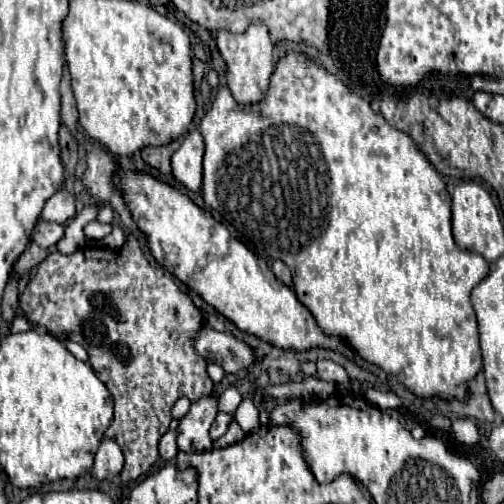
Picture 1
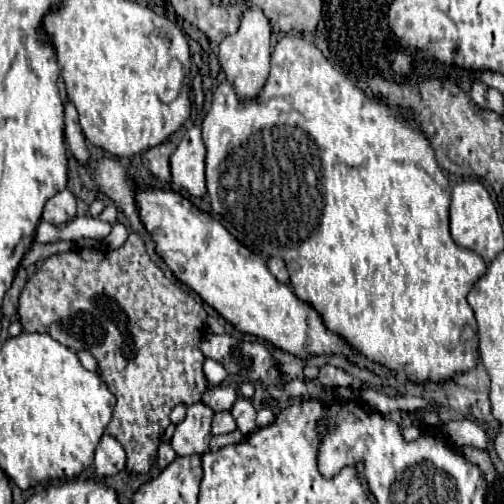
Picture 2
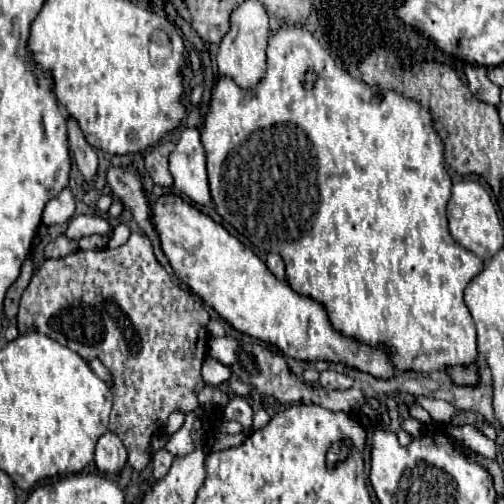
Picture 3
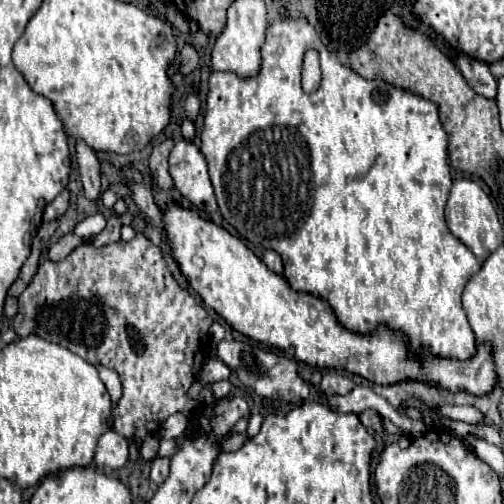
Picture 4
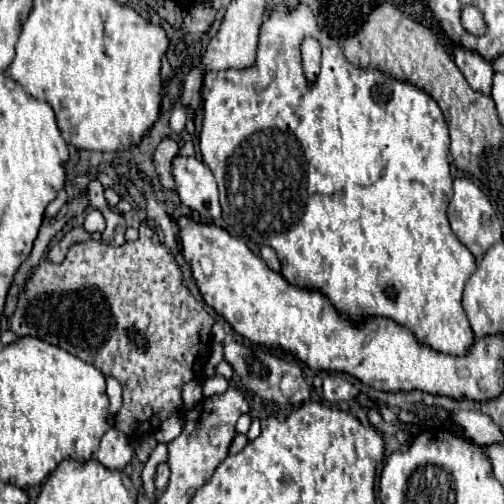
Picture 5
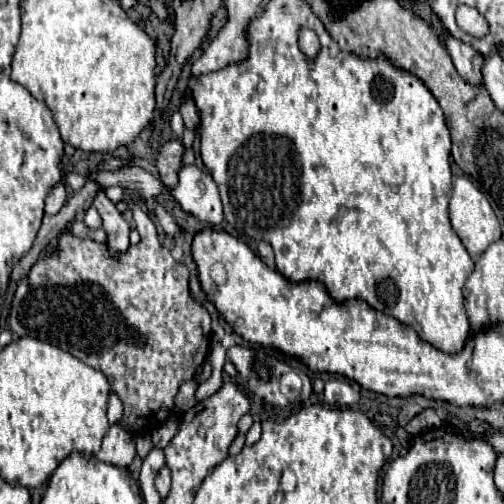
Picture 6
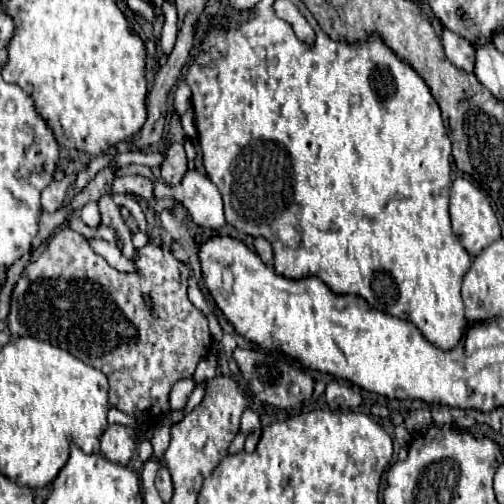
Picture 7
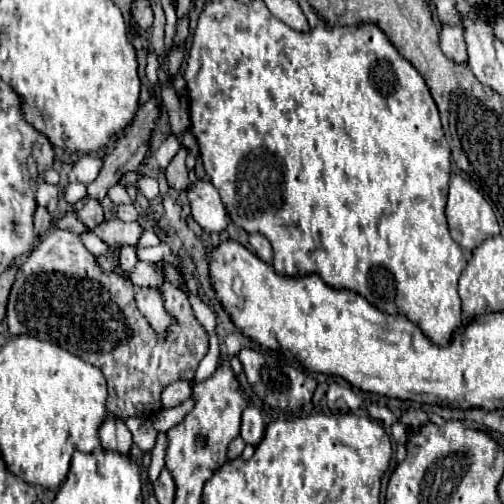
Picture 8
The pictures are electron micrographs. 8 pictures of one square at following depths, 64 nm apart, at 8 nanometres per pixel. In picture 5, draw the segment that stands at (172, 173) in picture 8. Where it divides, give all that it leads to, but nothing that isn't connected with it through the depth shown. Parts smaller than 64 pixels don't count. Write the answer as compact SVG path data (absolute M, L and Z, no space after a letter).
M172 138L162 140L154 150L154 168L160 176L160 184L166 190L174 190L174 186L176 186L172 180L172 172L170 172L172 170L172 156L176 156L176 152L180 152L180 146Z

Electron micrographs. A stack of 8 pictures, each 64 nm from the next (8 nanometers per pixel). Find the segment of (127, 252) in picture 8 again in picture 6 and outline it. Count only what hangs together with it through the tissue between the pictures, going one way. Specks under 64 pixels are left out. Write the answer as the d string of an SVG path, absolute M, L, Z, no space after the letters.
M98 190L96 196L94 196L94 206L96 210L100 212L102 220L104 220L104 230L108 234L108 246L112 250L118 250L118 252L124 252L124 248L130 246L128 242L128 234L130 234L130 226L128 222L124 220L124 216L118 212L116 204L112 204L104 190Z

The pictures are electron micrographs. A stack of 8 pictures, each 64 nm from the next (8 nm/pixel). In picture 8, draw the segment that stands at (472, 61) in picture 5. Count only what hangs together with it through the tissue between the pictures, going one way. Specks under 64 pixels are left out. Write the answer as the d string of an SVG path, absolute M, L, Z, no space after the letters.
M442 26L440 48L456 64L464 64L468 60L464 34L462 34L462 30L458 26Z

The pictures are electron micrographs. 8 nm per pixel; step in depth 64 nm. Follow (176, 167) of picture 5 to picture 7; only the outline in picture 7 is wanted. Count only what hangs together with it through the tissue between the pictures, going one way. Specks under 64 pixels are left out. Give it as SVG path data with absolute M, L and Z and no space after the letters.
M130 164L118 169L115 174L115 178L124 175L142 175L151 179L154 183L154 198L174 198L178 202L182 202L182 206L190 212L192 220L198 224L198 226L204 226L204 228L210 228L210 230L216 230L216 228L222 228L226 224L224 220L224 208L222 208L222 196L220 196L220 190L212 184L212 180L204 174L200 174L198 170L188 170L180 182L180 186L166 186L165 183L161 182L157 177L154 176L153 172L149 167Z

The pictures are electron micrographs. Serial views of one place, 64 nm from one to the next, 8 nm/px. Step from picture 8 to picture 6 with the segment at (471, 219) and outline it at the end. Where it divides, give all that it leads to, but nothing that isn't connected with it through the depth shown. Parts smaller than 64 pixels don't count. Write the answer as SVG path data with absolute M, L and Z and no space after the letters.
M460 176L454 182L454 190L450 198L450 222L454 232L458 234L458 238L462 240L462 244L466 246L466 250L474 260L478 260L492 242L500 240L500 224L488 198L466 176Z

